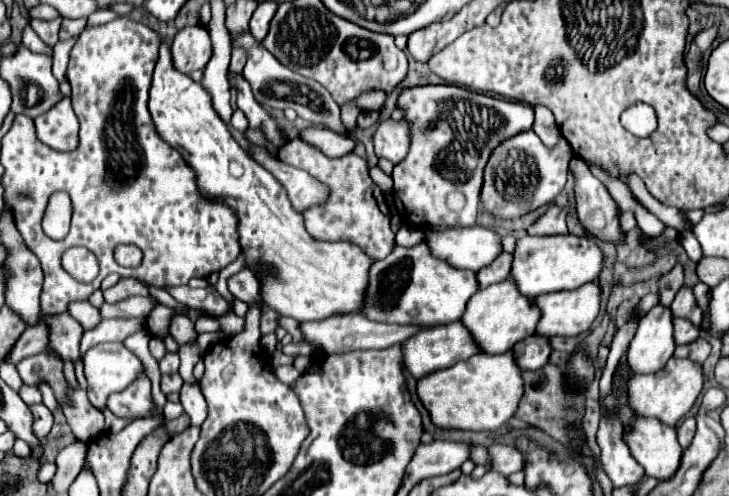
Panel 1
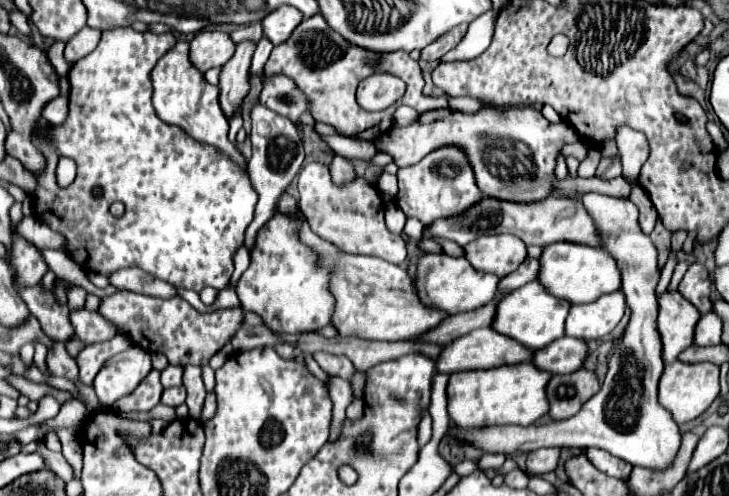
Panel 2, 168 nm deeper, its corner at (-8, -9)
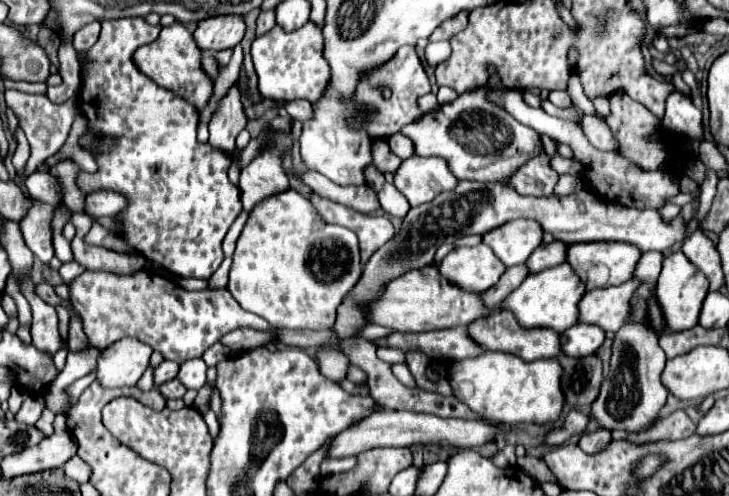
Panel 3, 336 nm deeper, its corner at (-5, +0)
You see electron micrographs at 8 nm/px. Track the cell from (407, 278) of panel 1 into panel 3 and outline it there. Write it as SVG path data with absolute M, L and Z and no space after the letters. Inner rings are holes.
M485 244L473 248L455 248L439 262L439 272L467 292L485 292L507 270L503 262Z

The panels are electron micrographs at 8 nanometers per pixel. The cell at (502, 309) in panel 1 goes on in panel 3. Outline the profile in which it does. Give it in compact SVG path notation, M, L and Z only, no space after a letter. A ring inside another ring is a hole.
M565 262L559 266L547 268L543 272L529 274L527 280L503 300L503 308L509 308L517 316L521 326L553 328L555 332L563 334L563 330L567 330L579 322L579 300L583 298L585 292L587 292L587 288L583 286L581 278Z

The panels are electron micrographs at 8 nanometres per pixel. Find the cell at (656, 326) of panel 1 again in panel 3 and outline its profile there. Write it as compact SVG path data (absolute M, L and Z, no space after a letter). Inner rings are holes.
M681 250L669 254L663 260L663 270L659 274L659 282L657 282L657 290L655 290L661 310L663 310L663 316L665 316L665 322L667 322L667 330L677 332L677 330L693 328L699 320L701 304L703 304L707 292L709 292L709 286L707 286L705 274L699 272Z

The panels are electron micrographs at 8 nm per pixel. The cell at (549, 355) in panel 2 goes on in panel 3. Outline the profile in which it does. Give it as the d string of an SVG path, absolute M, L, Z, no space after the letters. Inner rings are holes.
M575 324L567 332L567 342L563 344L563 352L573 358L583 358L587 354L595 354L605 340L605 330L591 324Z

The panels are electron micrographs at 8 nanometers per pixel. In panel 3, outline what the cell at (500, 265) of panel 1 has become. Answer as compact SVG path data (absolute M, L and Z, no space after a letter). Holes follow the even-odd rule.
M553 240L551 244L541 244L541 246L531 254L531 258L527 260L529 270L541 272L541 270L545 270L545 268L563 264L565 258L567 258L567 246L569 246L569 244L559 242L559 240Z

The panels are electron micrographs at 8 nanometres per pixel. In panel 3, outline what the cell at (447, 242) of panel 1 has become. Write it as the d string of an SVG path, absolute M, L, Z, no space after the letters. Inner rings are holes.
M511 220L487 234L483 242L491 246L505 266L525 264L531 252L541 244L543 228L535 220Z

